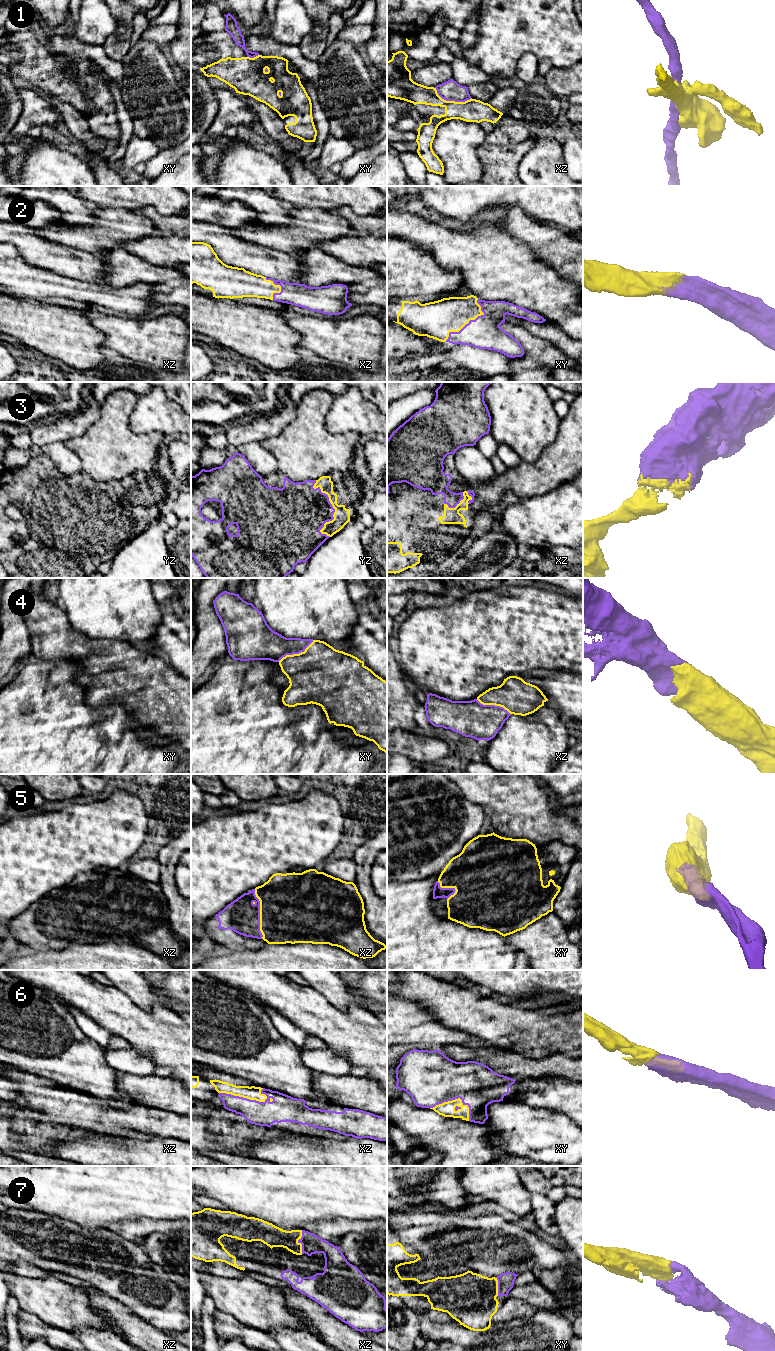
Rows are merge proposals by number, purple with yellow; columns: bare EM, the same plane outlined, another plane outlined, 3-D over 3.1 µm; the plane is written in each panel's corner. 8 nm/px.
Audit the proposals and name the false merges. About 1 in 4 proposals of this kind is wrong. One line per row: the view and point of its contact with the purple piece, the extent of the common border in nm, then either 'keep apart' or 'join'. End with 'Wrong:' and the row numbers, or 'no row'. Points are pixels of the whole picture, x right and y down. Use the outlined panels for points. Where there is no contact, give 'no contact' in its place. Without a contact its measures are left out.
1: meets purple in xz at (451, 100); contact 300 nm long; keep apart
2: meets purple in xy at (469, 321); contact 440 nm long; join
3: meets purple in yz at (333, 508); contact 460 nm long; join
4: meets purple in xy at (296, 653); contact 340 nm long; join
5: meets purple in xz at (259, 914); contact 400 nm long; join
6: meets purple in xz at (242, 1097); contact 400 nm long; join
7: meets purple in xz at (299, 1242); contact 190 nm long; join
Wrong: 1

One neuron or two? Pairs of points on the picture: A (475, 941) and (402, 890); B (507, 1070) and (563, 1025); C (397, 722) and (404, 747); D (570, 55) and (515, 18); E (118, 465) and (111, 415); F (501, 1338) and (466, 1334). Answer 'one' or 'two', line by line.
A: one
B: two
C: two
D: one
E: one
F: one

